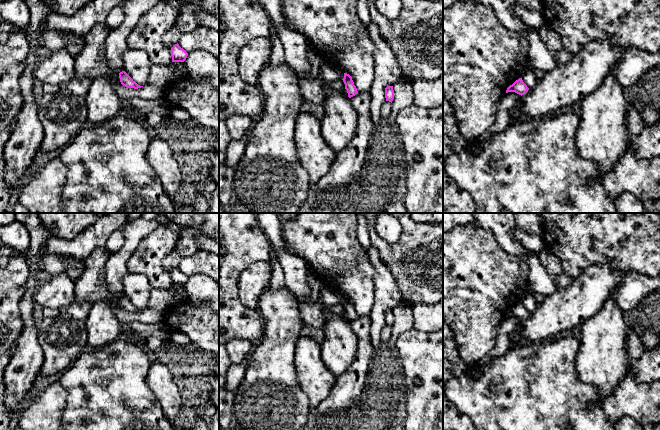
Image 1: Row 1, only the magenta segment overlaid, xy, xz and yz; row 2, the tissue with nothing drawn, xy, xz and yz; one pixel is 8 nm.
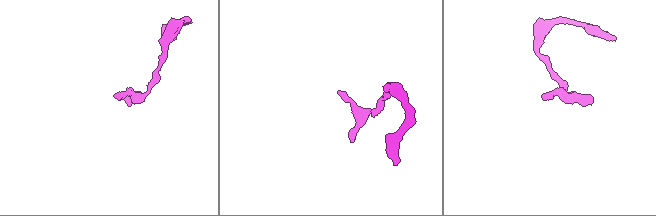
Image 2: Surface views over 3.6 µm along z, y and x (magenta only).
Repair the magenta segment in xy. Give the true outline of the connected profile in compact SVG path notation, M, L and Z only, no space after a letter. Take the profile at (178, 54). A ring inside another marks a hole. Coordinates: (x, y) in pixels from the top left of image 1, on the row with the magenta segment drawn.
M177 43L171 48L171 56L172 62L184 62L188 56L188 53Z

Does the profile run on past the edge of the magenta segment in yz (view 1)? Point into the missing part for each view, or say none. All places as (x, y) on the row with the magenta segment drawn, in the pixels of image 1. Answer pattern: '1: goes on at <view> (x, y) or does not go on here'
1: does not go on here

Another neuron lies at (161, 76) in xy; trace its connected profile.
M171 62L168 65L152 64L150 67L148 83L161 89L168 88L172 83L175 73L183 68L185 68L184 62Z

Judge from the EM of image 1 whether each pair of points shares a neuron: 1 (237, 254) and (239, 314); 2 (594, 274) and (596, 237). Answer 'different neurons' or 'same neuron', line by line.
1: same neuron
2: different neurons

